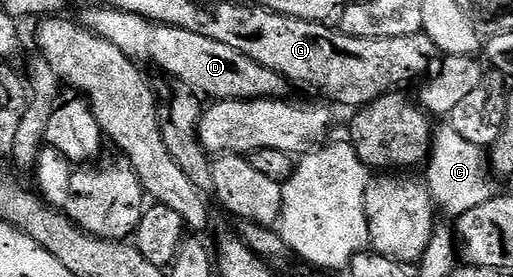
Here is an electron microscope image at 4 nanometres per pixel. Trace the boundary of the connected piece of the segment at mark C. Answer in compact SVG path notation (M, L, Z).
M449 125L442 127L435 132L430 158L426 165L428 173L424 175L424 179L437 208L441 212L443 210L451 219L457 219L469 210L476 209L477 205L492 199L496 188L486 177L488 171L483 150L464 140L464 137Z

